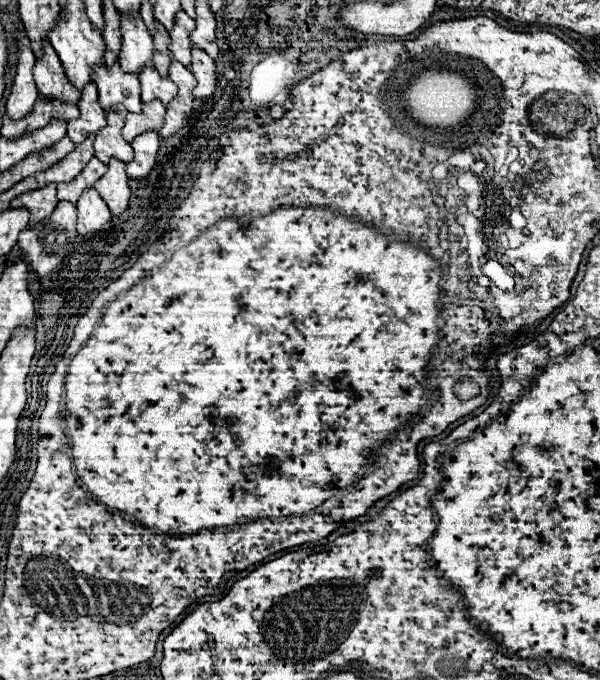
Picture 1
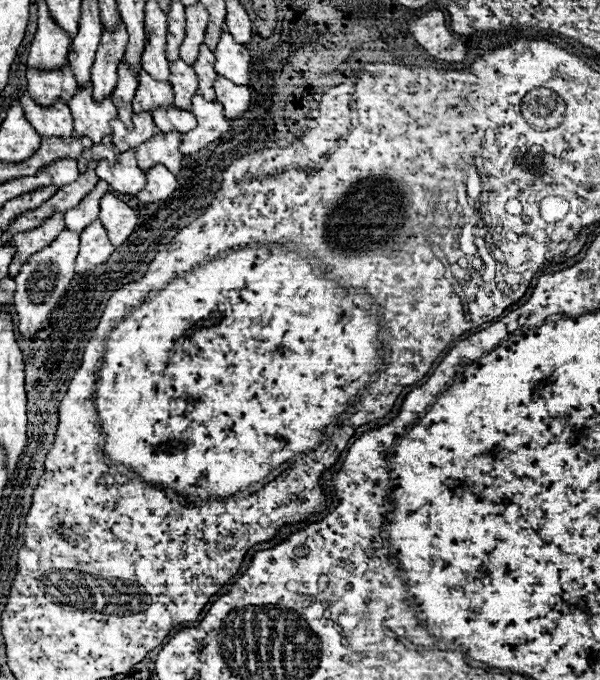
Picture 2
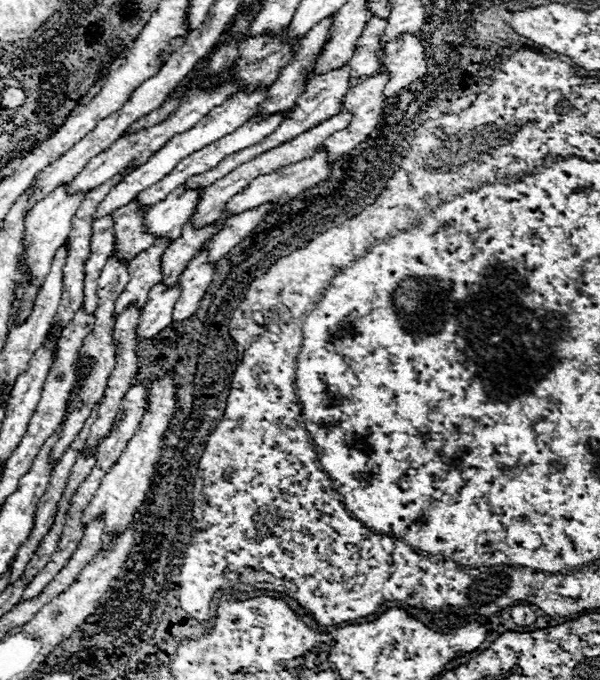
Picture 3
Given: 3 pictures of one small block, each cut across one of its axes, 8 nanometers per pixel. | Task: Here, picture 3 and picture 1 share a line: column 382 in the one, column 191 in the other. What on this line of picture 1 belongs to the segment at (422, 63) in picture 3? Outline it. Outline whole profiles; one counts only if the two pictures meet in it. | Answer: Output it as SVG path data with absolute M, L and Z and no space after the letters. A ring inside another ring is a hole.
M192 48L192 64L190 72L196 78L196 86L192 90L194 98L206 98L212 96L216 90L216 64L214 60L200 48Z

